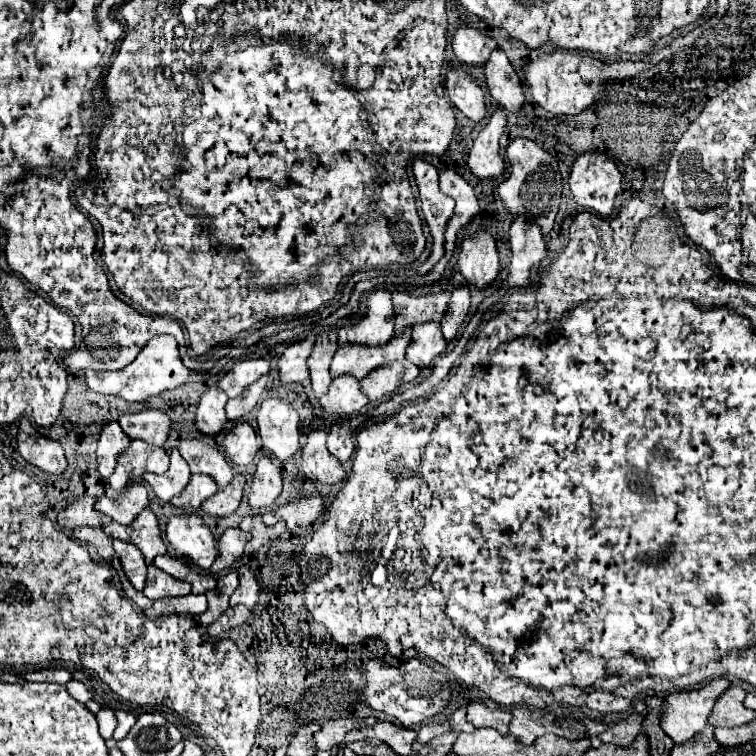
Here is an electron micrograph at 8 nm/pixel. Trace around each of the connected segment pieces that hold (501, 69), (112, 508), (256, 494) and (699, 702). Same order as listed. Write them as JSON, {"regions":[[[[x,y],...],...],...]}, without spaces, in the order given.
{"regions":[[[[498,48],[490,54],[490,60],[484,66],[484,76],[486,76],[486,86],[494,102],[498,102],[500,108],[508,112],[520,112],[526,96],[524,96],[524,86],[508,62],[506,54]]],[[[142,484],[130,486],[126,492],[122,492],[118,498],[100,496],[96,500],[96,510],[102,514],[108,514],[114,522],[120,524],[132,524],[134,518],[140,514],[142,508],[148,506],[148,492]]],[[[262,456],[256,464],[254,484],[251,484],[248,494],[248,502],[252,508],[271,505],[279,496],[280,488],[283,486],[282,474],[278,466],[272,464],[270,458]]],[[[728,678],[712,680],[708,686],[692,692],[676,692],[666,696],[662,730],[676,742],[692,740],[704,726],[716,700],[732,686]]]]}

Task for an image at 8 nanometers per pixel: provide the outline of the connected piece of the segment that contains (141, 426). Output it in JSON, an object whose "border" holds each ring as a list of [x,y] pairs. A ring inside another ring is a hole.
{"border":[[[144,410],[138,414],[128,414],[118,420],[124,434],[130,440],[144,440],[154,446],[164,446],[170,434],[170,418],[160,410]]]}

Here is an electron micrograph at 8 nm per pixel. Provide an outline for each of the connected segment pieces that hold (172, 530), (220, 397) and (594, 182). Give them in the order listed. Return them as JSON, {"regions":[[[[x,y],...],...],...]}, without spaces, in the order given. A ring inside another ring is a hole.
{"regions":[[[[198,514],[172,516],[166,526],[166,540],[176,556],[188,560],[200,570],[208,570],[218,558],[216,540]]],[[[210,386],[200,404],[198,404],[198,412],[196,412],[196,428],[204,434],[204,436],[218,436],[226,430],[226,406],[228,396],[218,388],[218,386]]],[[[600,152],[582,154],[582,156],[578,156],[578,160],[572,166],[570,192],[572,192],[574,200],[576,200],[576,204],[582,206],[582,208],[594,210],[600,216],[610,216],[612,214],[616,196],[620,192],[620,186],[622,186],[622,174],[616,168],[616,164],[606,158],[606,154],[600,154]]]]}

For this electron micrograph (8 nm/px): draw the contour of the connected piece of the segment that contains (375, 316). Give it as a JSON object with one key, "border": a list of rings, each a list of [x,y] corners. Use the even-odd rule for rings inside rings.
{"border":[[[374,290],[366,300],[368,312],[348,330],[338,332],[338,346],[384,346],[394,336],[394,310],[388,290]]]}

